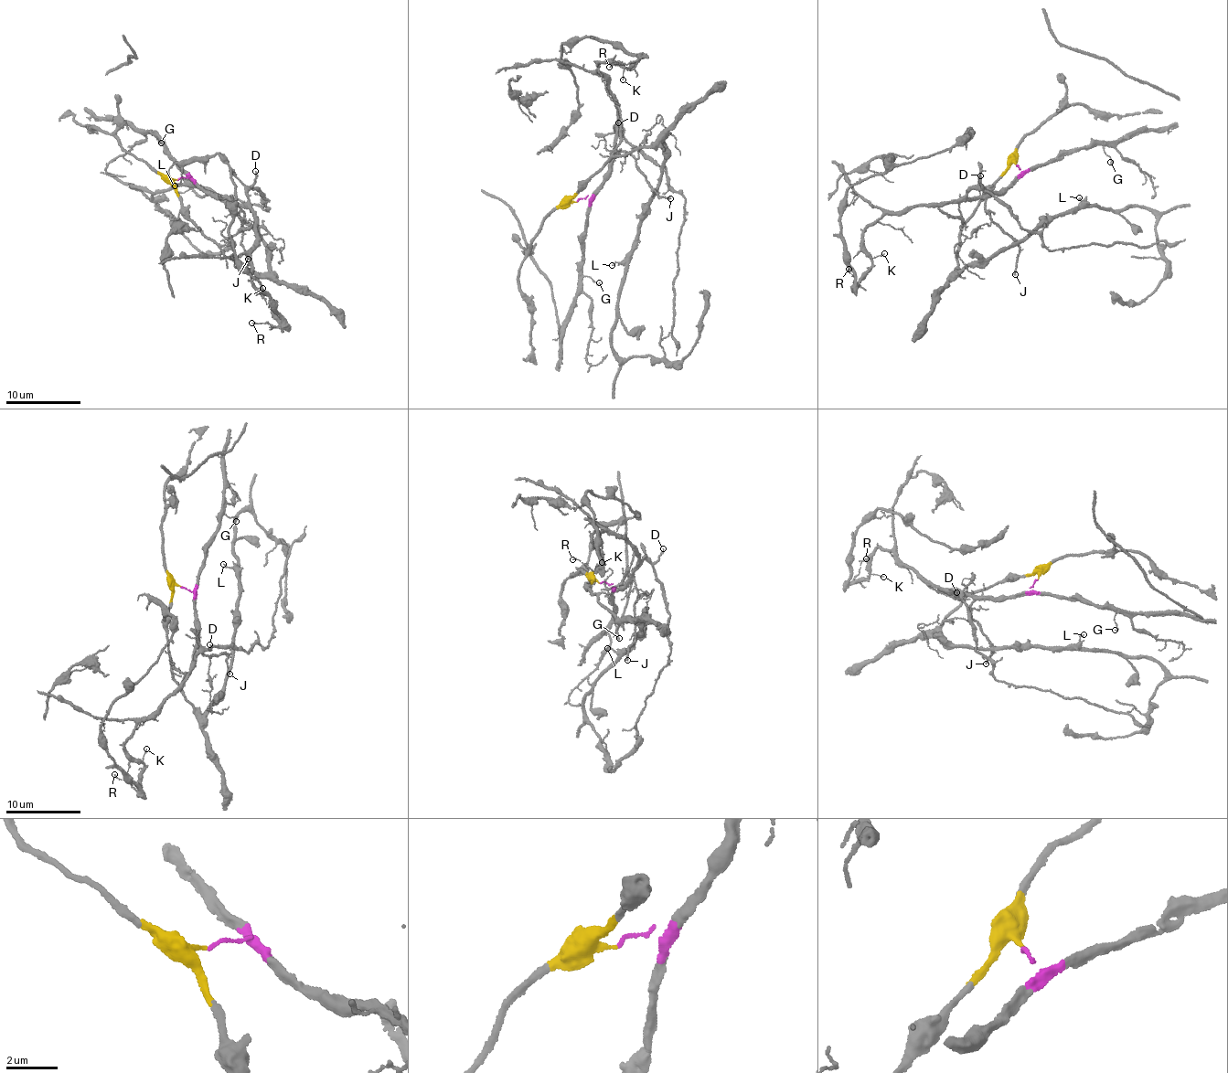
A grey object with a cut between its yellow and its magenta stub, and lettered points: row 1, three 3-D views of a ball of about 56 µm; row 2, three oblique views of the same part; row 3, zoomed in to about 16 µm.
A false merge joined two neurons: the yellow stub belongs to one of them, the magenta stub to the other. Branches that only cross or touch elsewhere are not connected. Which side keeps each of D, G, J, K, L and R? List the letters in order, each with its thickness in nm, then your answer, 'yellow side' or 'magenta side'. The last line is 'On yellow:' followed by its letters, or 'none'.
D: calibre 160 nm; magenta side
G: calibre 100 nm; magenta side
J: calibre 160 nm; magenta side
K: calibre 110 nm; magenta side
L: calibre 130 nm; yellow side
R: calibre 110 nm; magenta side
On yellow: L

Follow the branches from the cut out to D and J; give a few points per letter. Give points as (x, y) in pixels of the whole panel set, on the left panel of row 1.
D: (176, 180), (191, 178), (205, 191), (218, 194), (240, 206), (247, 202), (255, 171)
J: (176, 180), (189, 177), (205, 191), (237, 204), (243, 216), (241, 246), (249, 259)

